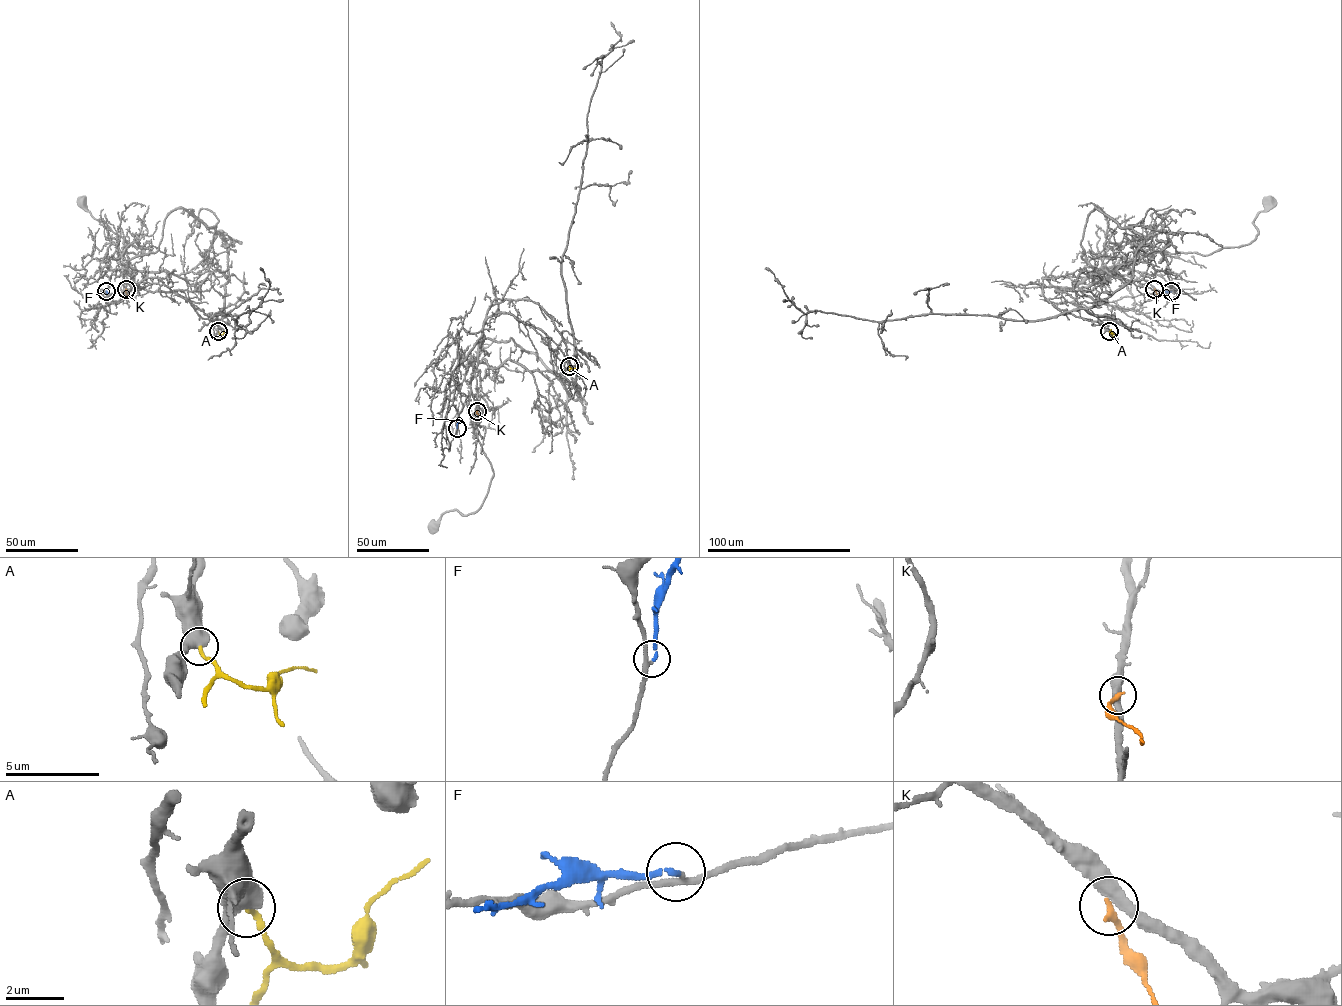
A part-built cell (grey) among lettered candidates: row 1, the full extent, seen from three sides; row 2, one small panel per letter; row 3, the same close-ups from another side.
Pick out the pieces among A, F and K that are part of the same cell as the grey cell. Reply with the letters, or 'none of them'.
none of them

